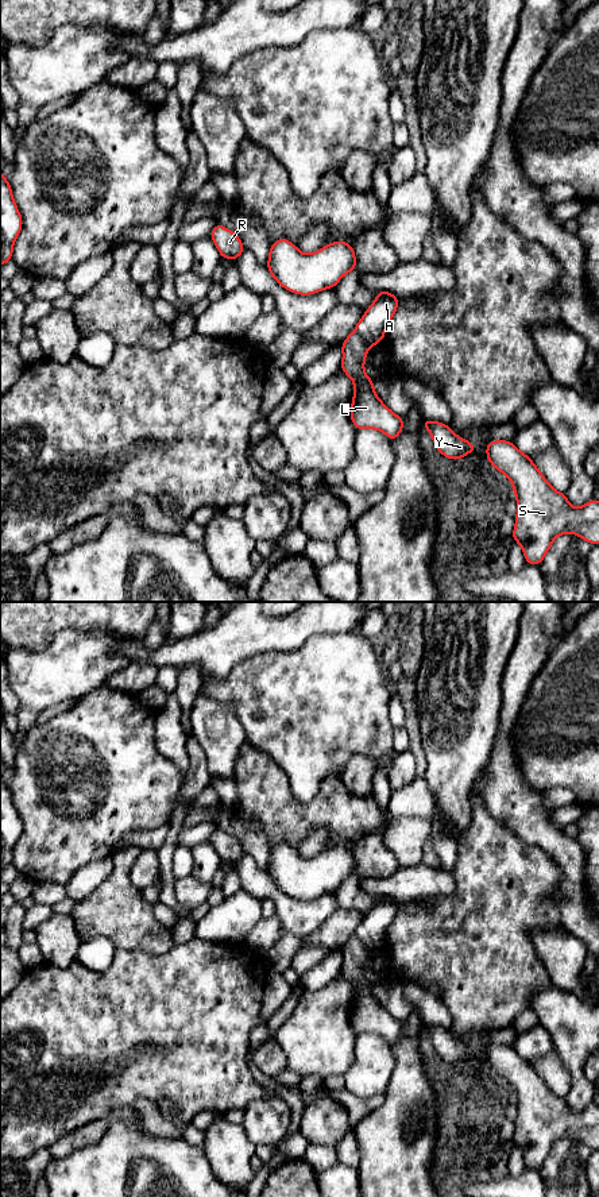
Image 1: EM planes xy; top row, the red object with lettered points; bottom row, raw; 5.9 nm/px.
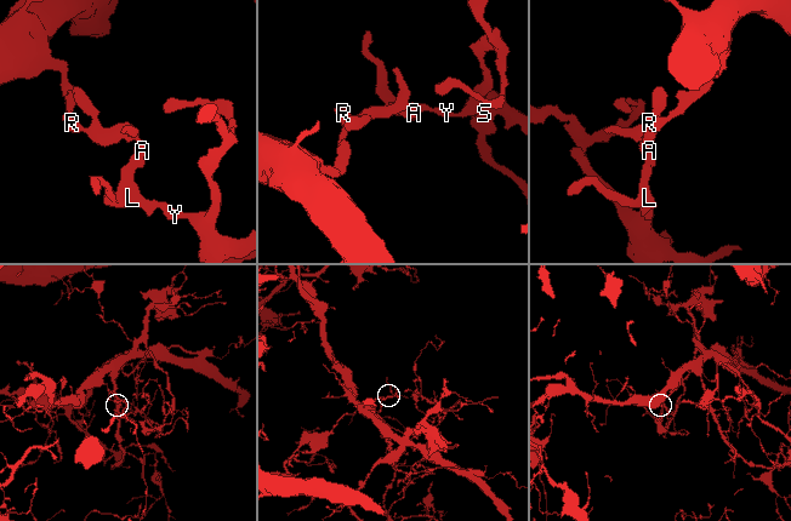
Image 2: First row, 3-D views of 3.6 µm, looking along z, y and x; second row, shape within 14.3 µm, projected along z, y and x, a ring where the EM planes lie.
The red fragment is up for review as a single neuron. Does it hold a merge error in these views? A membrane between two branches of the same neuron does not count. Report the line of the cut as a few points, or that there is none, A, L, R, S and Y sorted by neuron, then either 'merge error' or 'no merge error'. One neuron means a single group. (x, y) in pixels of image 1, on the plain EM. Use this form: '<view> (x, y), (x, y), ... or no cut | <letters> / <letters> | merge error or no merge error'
xy (355, 934), (370, 950) | A R / L S Y | merge error

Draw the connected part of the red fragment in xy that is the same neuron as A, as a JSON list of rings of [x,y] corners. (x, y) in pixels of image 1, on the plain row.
[[[380,895],[376,897],[376,903],[355,932],[367,950],[375,950],[383,945],[387,928],[394,922],[399,906],[401,904],[390,896]]]

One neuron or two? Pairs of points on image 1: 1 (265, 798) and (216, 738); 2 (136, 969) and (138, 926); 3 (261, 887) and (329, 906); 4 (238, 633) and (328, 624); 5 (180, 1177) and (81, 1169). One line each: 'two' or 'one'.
1: two
2: two
3: one
4: one
5: one

